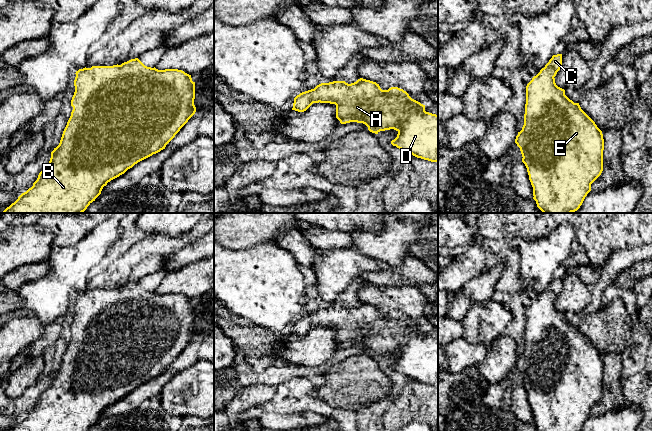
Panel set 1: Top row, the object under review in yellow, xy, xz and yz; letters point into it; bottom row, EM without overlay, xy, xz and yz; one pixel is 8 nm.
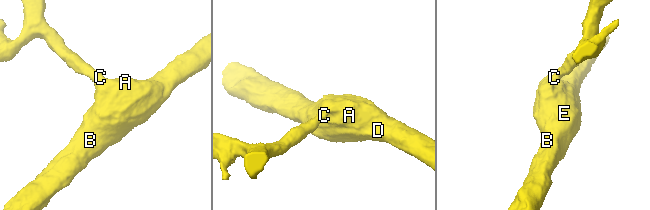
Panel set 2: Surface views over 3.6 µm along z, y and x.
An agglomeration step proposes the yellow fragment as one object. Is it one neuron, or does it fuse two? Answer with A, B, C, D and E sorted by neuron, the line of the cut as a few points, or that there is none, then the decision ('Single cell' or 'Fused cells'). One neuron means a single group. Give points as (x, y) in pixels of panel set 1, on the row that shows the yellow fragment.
Groups: A B C D E. No split. Single cell

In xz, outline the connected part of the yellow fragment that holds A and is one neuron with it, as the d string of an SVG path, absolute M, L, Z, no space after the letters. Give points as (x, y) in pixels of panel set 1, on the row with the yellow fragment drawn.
M358 79L356 82L348 84L345 81L333 81L321 83L314 89L300 93L294 98L292 110L298 112L306 111L313 103L330 103L336 105L336 118L341 124L350 122L363 123L372 133L378 134L380 131L394 129L398 132L397 137L391 141L393 146L404 150L417 158L438 162L438 115L425 111L425 105L412 99L409 94L398 87L391 87L382 90L376 82Z

